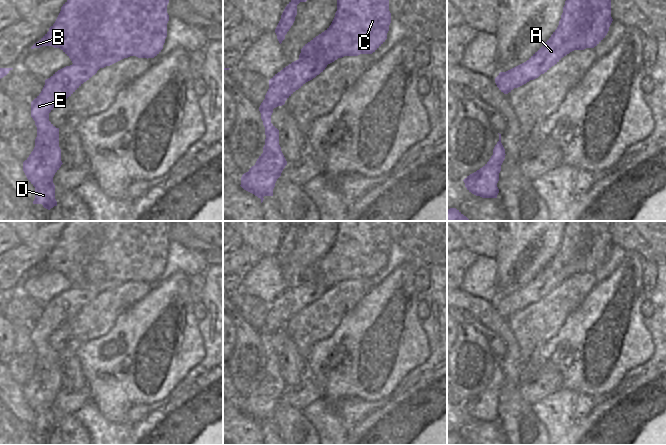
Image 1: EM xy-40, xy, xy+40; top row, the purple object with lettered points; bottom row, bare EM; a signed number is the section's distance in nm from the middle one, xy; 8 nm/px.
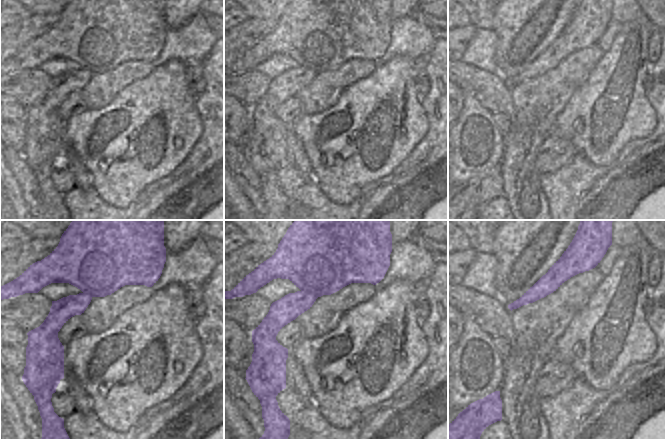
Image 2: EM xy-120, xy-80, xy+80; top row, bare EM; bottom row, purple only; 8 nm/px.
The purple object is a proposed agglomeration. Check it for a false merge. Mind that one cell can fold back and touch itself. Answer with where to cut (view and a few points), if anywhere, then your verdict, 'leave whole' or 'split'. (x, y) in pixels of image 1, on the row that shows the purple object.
cut in xy along (299, 57), (311, 57), (315, 61), (312, 67), (316, 75); split

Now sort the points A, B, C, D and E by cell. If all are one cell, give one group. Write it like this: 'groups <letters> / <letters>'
groups A B C / D E

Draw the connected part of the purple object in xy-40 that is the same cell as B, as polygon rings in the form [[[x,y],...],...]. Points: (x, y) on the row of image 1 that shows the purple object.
[[[67,0],[55,23],[31,49],[42,46],[60,48],[73,64],[82,64],[95,75],[100,68],[110,66],[124,58],[154,58],[163,49],[167,37],[169,0]]]

